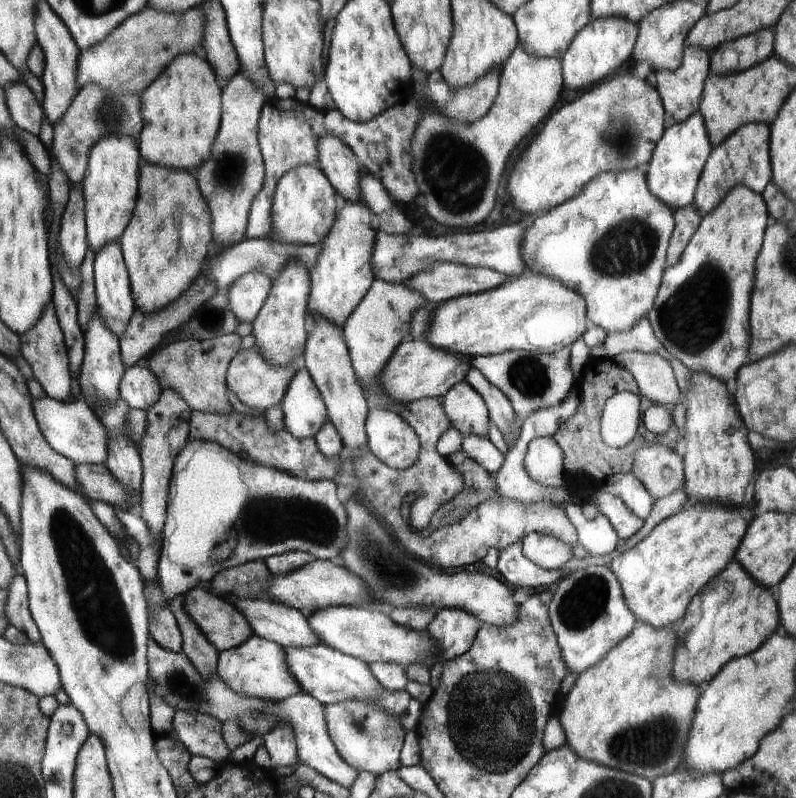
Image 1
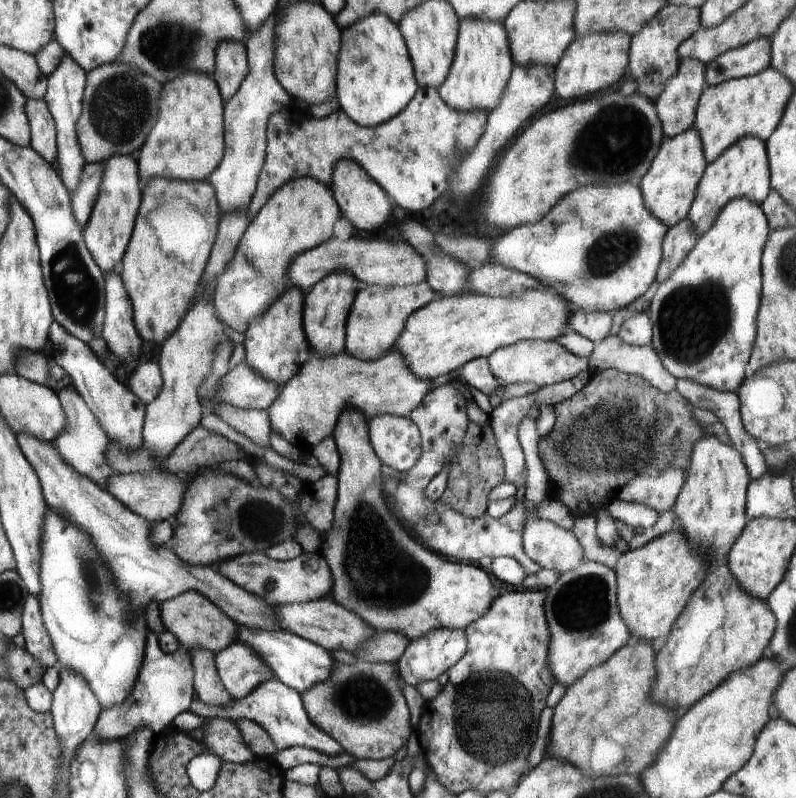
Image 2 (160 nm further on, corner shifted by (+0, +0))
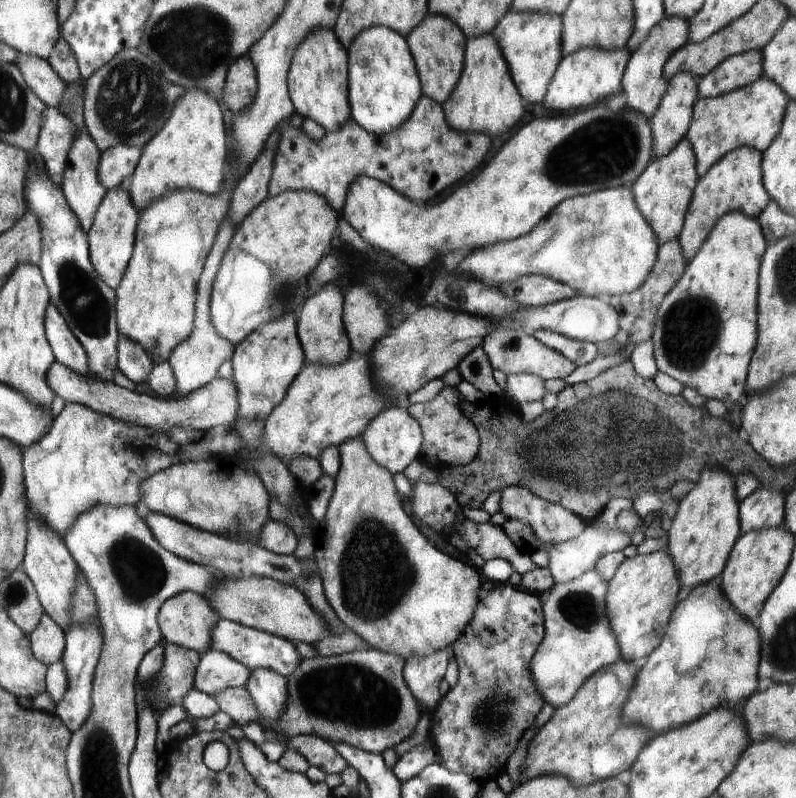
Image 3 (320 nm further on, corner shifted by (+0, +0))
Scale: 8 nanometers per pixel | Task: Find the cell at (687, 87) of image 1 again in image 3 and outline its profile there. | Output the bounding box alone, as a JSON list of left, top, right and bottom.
[650,73,699,157]

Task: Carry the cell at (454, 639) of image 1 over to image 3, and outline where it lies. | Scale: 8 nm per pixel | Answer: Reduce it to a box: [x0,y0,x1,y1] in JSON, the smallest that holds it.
[403,648,452,713]

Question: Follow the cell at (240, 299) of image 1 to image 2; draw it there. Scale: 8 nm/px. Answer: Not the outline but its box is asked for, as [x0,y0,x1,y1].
[211,177,340,333]

